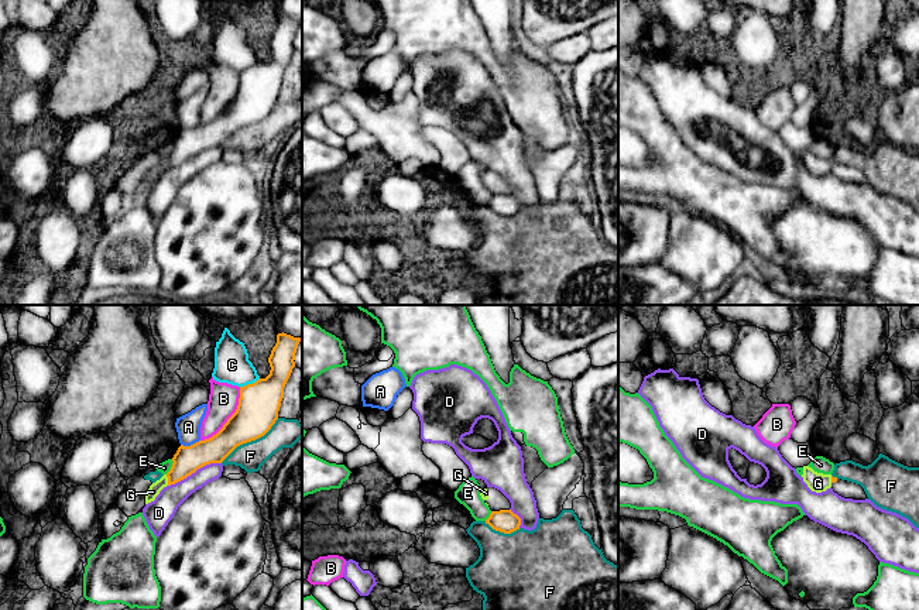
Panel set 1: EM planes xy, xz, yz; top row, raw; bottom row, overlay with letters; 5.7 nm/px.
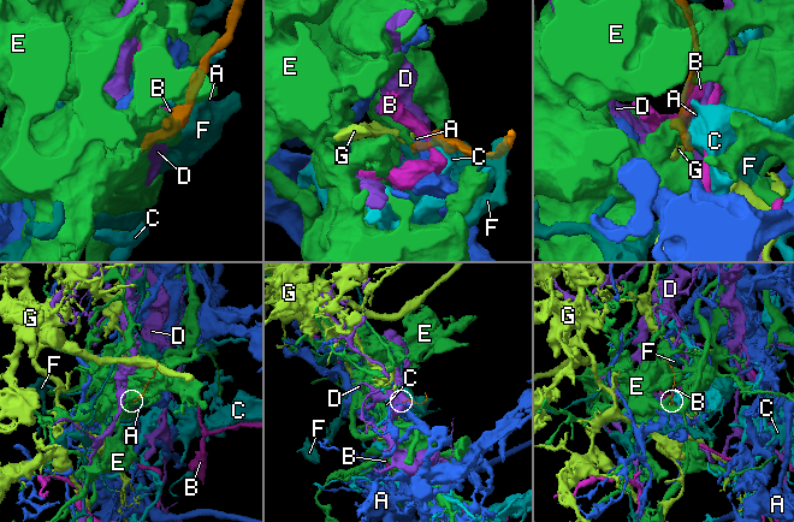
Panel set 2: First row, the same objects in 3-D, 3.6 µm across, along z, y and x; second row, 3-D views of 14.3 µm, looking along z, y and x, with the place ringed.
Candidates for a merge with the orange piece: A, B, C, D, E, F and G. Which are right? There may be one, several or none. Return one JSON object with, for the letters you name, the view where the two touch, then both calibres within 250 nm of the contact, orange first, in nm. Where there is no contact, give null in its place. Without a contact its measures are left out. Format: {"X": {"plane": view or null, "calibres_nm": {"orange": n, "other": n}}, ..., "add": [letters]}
{"add": []}

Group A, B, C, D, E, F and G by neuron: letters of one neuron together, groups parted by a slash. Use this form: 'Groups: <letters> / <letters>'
Groups: A / B / C / D / E / F / G

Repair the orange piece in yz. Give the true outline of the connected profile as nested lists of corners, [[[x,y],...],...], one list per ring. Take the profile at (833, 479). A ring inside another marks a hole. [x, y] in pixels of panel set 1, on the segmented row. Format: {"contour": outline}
{"contour": [[[831,476],[831,489],[834,493],[844,498],[865,500],[868,498],[864,489],[860,484],[841,480]]]}

